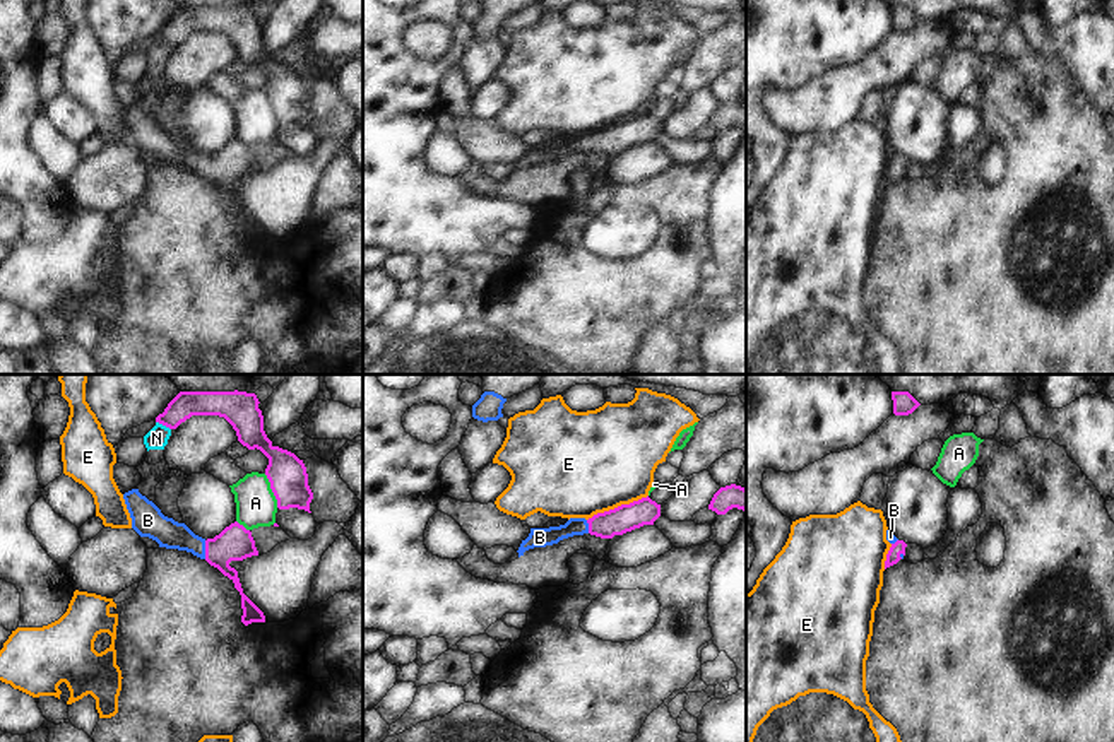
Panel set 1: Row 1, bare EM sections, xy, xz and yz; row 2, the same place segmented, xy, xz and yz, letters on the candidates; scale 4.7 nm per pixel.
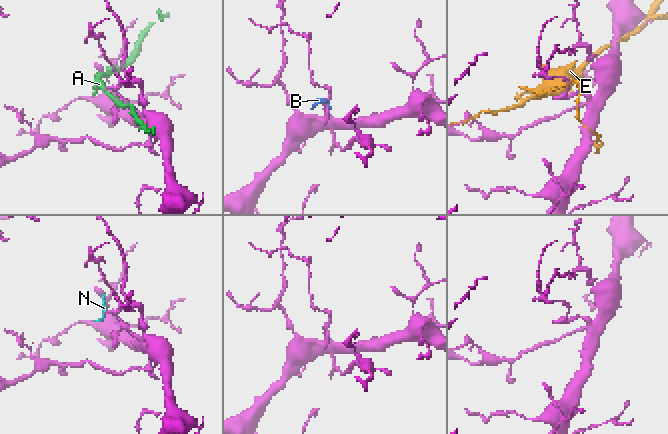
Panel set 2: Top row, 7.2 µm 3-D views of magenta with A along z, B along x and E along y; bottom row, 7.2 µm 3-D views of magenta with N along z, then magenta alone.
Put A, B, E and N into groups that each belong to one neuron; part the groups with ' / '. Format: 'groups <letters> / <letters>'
groups A / B / E / N

